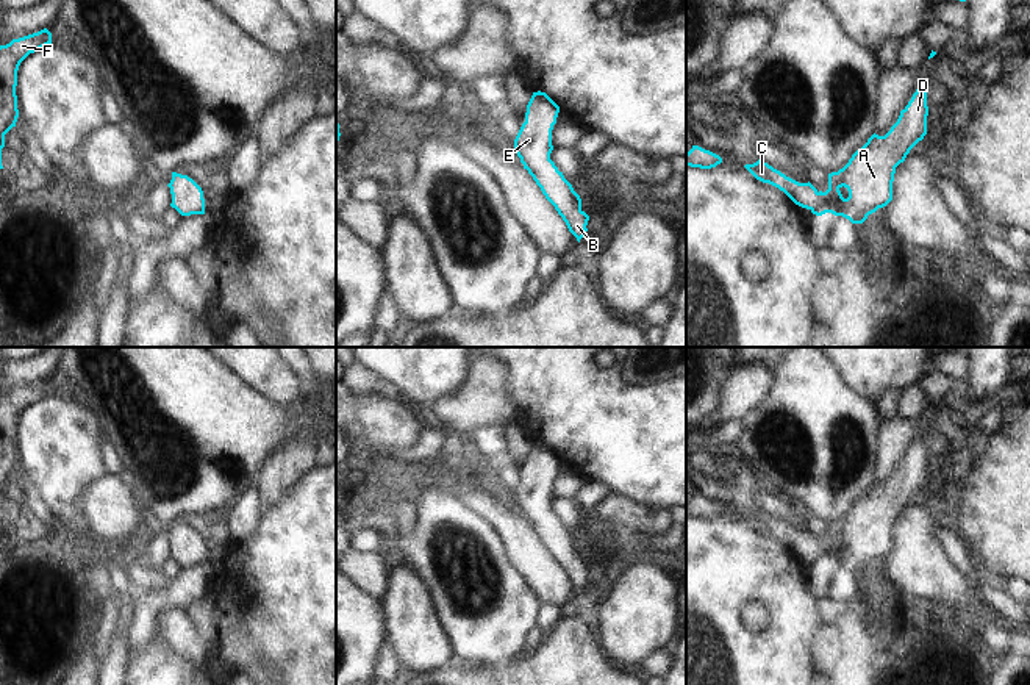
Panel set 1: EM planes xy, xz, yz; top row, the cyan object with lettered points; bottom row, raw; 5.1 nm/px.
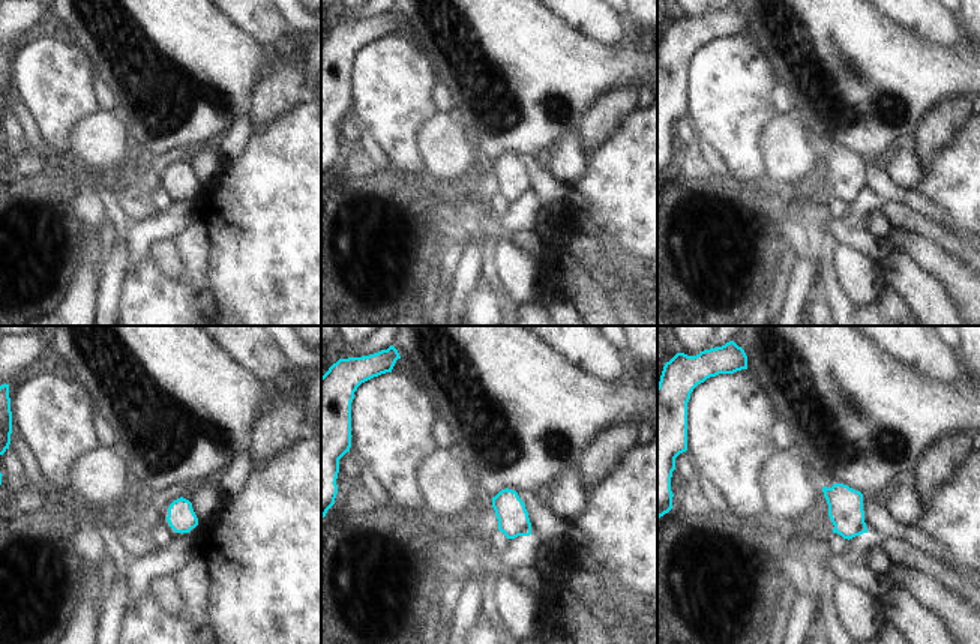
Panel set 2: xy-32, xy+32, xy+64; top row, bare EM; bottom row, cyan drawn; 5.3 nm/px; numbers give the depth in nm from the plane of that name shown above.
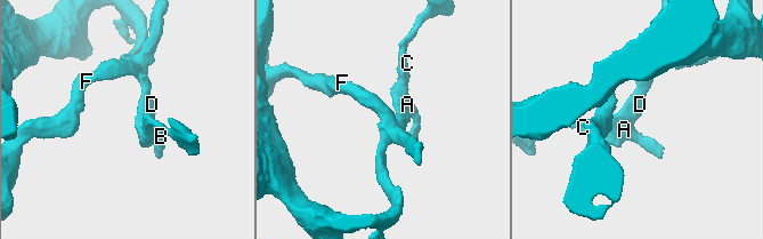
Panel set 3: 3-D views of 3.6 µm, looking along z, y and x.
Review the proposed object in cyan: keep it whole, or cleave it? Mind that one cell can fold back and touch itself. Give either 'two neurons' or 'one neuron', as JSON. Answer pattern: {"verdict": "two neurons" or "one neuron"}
{"verdict": "one neuron"}

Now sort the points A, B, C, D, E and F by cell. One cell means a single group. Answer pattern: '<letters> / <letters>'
A B C D E F

